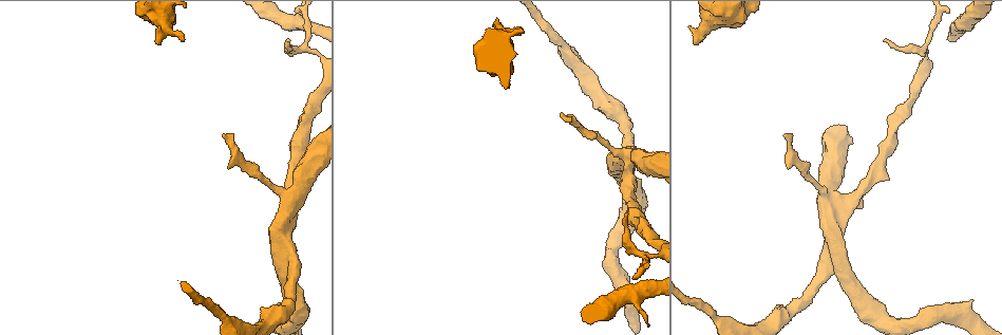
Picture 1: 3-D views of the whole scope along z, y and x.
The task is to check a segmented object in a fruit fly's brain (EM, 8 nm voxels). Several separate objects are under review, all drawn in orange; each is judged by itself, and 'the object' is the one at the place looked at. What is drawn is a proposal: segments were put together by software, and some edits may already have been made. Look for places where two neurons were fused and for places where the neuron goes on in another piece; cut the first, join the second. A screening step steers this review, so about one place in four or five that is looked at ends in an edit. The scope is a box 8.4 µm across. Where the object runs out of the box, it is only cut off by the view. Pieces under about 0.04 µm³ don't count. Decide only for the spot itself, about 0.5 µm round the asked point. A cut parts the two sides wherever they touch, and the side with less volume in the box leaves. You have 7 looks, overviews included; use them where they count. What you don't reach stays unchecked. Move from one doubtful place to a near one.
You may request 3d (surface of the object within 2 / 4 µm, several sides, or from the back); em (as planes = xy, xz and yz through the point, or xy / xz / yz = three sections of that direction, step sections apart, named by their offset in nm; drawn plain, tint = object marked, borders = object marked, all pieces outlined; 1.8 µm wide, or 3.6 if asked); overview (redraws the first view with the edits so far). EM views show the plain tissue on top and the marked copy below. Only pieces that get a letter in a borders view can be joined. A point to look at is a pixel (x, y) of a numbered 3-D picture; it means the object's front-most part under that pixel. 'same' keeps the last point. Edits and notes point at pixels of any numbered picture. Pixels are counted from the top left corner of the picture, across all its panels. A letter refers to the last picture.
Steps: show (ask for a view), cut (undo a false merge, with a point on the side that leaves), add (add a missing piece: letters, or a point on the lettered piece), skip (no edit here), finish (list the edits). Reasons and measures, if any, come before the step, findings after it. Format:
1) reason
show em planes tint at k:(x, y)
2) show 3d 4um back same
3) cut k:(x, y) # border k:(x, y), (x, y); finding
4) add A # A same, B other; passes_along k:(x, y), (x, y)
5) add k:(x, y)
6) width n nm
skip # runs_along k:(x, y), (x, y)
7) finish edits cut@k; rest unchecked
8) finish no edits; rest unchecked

calibre changes
show em planes tint at 1:(292, 200)

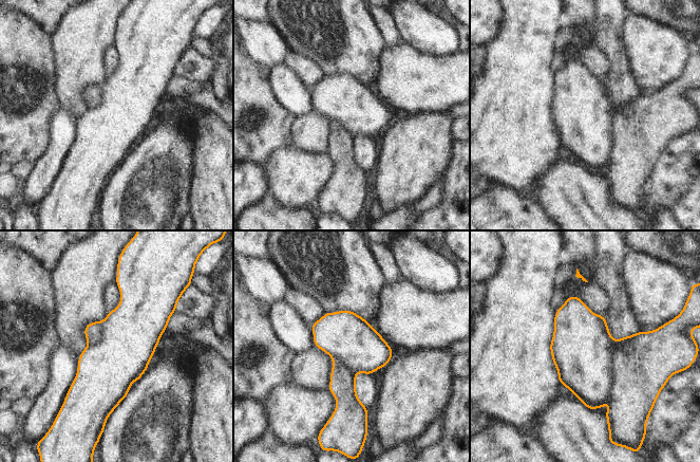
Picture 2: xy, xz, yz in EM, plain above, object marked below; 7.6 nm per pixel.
see the neighbours
show em planes borders same

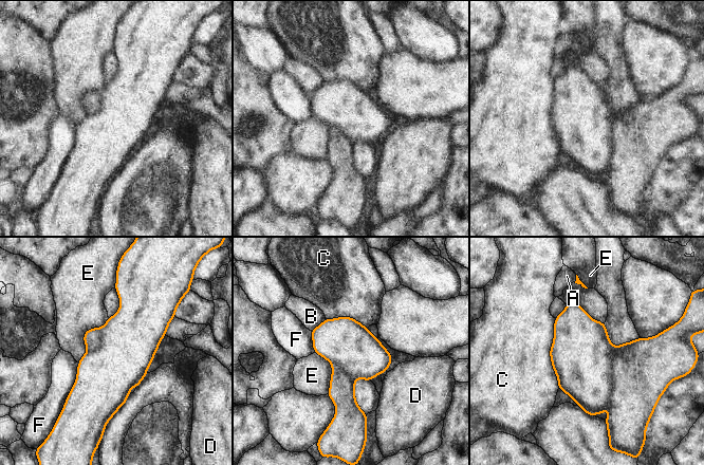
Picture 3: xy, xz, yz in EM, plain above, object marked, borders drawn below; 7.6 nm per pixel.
skip # A other, B other, C other, D other, E other, F other; continuous, no second neuron

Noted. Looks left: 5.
tapers out
show em planes borders at 1:(289, 39)

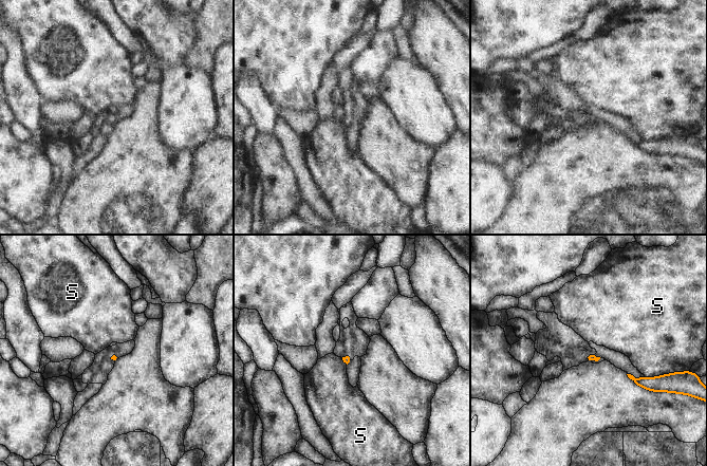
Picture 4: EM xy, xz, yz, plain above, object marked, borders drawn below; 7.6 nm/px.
longest_contact S 110 nm
skip # S other; border 4:(658, 375), (645, 377); no lettered piece goes on from it

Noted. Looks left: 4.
an open end
show em planes borders at 1:(494, 25)

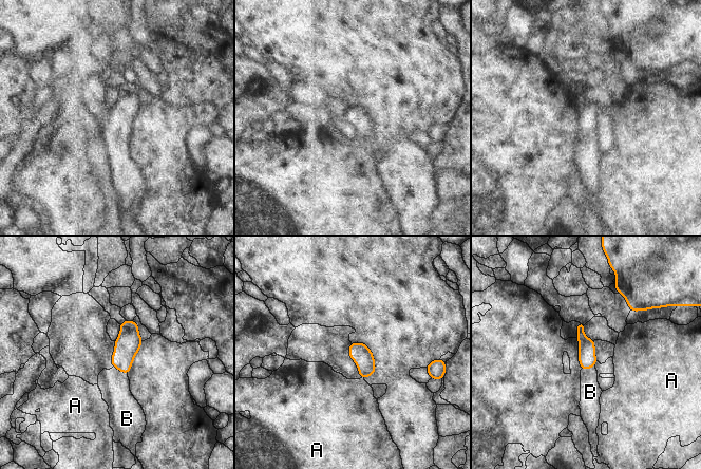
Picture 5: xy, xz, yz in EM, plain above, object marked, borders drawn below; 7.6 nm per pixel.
add 5:(114, 385) # A other, B same; passes_along 5:(129, 341), (120, 371), (114, 385); the neuron continues

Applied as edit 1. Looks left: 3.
finish edits add@5; rest unchecked

